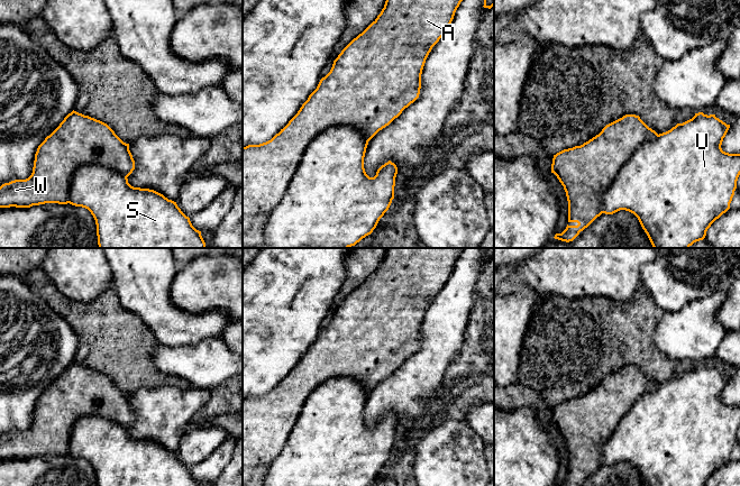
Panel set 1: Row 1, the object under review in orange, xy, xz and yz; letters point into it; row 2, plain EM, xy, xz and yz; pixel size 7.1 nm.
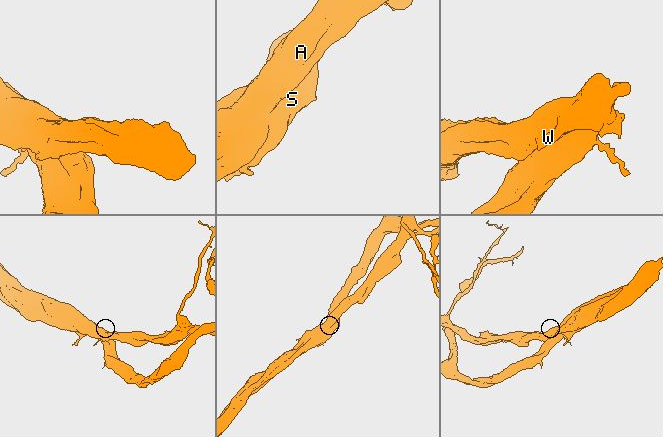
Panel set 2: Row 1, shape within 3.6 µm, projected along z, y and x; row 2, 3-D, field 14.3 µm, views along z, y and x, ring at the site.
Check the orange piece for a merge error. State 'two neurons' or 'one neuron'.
two neurons

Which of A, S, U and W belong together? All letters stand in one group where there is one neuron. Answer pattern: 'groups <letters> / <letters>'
groups A W / S U

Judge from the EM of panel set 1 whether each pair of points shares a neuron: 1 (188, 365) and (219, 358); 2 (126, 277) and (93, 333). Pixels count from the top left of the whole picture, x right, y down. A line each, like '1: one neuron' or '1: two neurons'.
1: one neuron
2: two neurons

